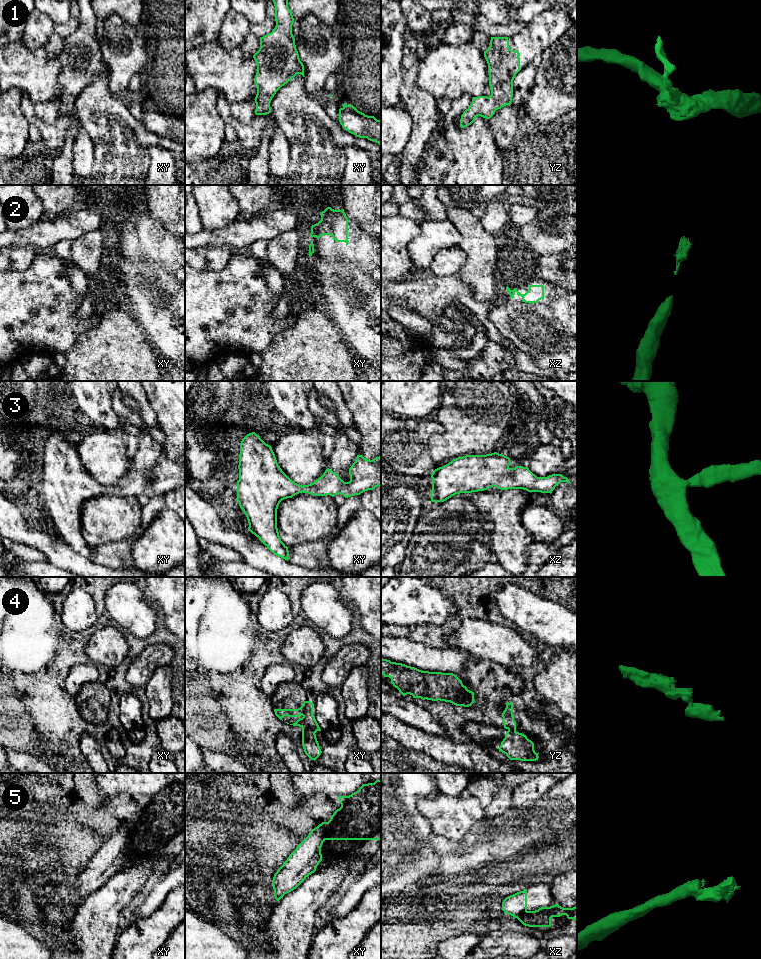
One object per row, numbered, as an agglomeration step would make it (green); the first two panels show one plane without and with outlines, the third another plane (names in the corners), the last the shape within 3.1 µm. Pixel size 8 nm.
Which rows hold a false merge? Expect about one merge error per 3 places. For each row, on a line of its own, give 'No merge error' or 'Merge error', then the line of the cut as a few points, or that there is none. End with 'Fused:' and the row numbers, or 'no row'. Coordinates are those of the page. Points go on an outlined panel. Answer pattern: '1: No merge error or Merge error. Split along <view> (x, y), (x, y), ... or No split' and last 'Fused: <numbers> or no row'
1: No merge error. No split
2: Merge error. Split along xy (311, 232), (314, 236)
3: No merge error. No split
4: Merge error. Split along xy (302, 731), (311, 729), (315, 732)
5: Merge error. Split along xy (325, 822), (323, 840)
Fused: 2, 4, 5

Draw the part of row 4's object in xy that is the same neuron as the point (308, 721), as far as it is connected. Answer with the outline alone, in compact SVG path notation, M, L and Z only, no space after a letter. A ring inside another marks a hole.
M304 701L303 705L298 709L274 709L274 712L280 720L282 720L284 716L298 717L299 719L290 725L301 727L302 732L311 729L316 733L317 731L321 731L321 729L313 715L313 708L313 702Z

